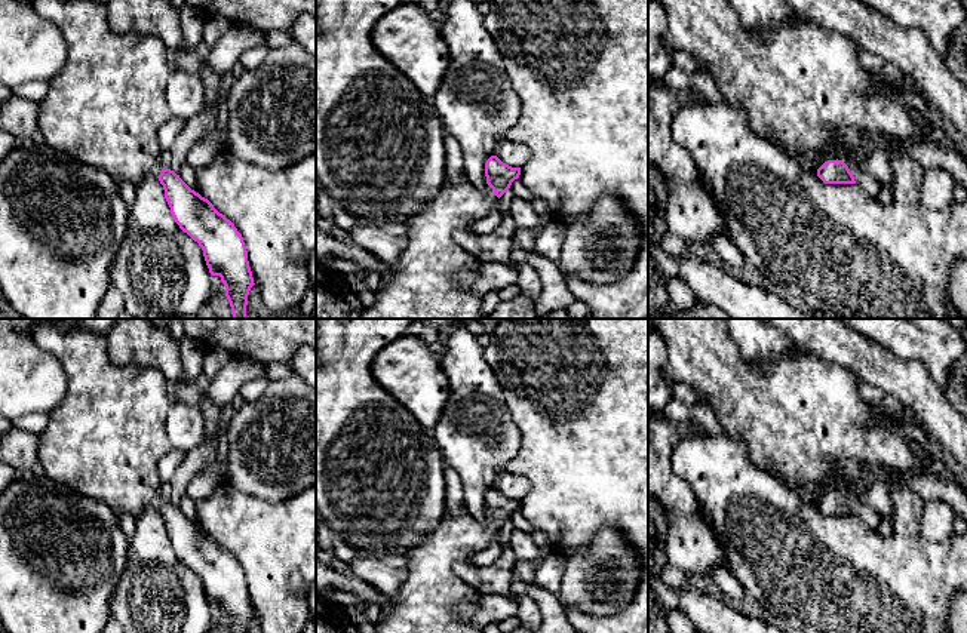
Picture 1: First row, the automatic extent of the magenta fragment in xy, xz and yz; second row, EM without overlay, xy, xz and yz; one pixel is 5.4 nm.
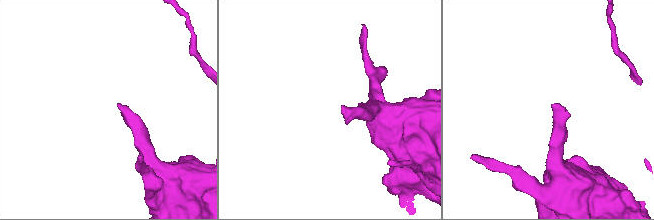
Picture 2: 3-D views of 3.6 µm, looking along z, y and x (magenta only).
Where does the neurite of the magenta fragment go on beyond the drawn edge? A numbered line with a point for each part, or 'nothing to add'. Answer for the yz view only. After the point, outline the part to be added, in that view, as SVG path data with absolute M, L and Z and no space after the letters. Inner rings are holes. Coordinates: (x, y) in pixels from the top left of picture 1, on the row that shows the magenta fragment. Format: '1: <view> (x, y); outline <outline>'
1: yz (865, 180); outline M842 157L839 160L848 166L856 185L860 187L869 197L875 199L881 188L881 182L868 169L853 165L848 159Z

